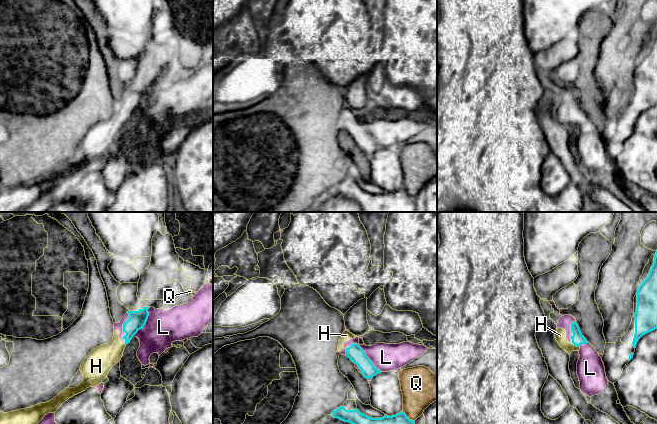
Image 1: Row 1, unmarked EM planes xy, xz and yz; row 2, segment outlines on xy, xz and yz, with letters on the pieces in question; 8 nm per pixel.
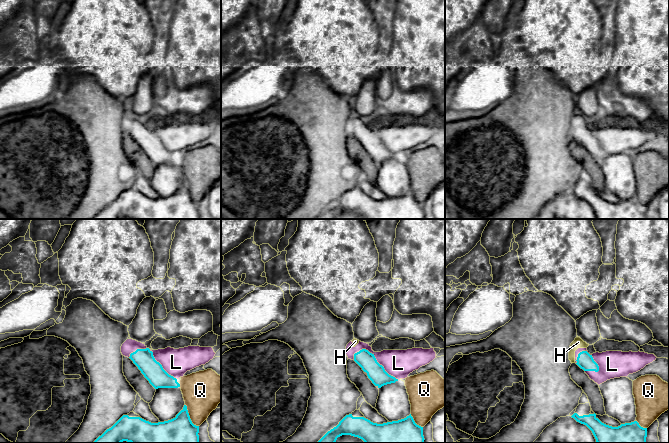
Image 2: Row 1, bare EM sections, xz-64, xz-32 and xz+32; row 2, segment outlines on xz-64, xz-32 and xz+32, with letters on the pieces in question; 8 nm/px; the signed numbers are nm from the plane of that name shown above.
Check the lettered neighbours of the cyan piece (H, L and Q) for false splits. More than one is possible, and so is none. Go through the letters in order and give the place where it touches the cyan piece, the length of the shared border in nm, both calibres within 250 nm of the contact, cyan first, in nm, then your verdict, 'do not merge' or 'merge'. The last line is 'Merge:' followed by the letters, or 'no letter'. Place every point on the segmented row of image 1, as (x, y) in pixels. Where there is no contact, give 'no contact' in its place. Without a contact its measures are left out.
H: yz (575, 344) | 70 nm | 100/90 nm | merge
L: xz (364, 352) | 340 nm | 130/220 nm | do not merge
Q: xz (407, 417) | 130 nm | 100/280 nm | do not merge
Merge: H

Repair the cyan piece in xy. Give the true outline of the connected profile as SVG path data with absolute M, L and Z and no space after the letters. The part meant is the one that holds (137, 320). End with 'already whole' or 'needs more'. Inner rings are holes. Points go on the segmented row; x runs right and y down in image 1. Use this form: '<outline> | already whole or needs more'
M143 307L138 311L128 311L130 317L123 324L123 331L126 333L126 335L123 336L123 339L125 340L124 343L122 343L119 338L120 332L115 331L113 339L108 344L100 345L89 353L84 362L81 364L80 371L82 372L84 379L78 386L74 388L65 388L56 397L46 403L40 403L30 408L20 409L9 413L1 412L0 424L38 424L48 413L55 413L59 407L69 398L85 391L89 387L97 387L99 384L101 384L102 381L107 377L111 368L121 360L126 345L130 343L133 336L145 326L149 316L149 308L150 307Z | needs more

